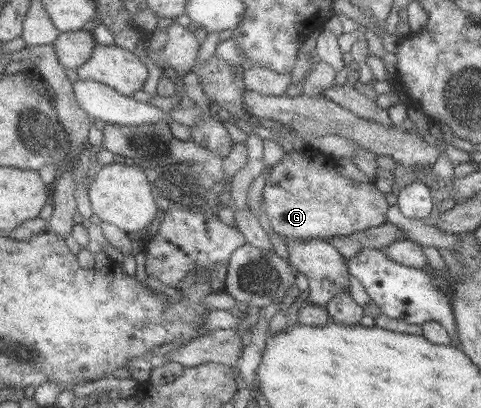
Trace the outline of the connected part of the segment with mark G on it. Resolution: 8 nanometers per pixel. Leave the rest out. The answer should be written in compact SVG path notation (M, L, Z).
M315 148L285 152L266 175L262 200L272 230L283 240L327 240L330 236L349 236L385 223L388 202L372 179L356 182L335 170L336 158Z

